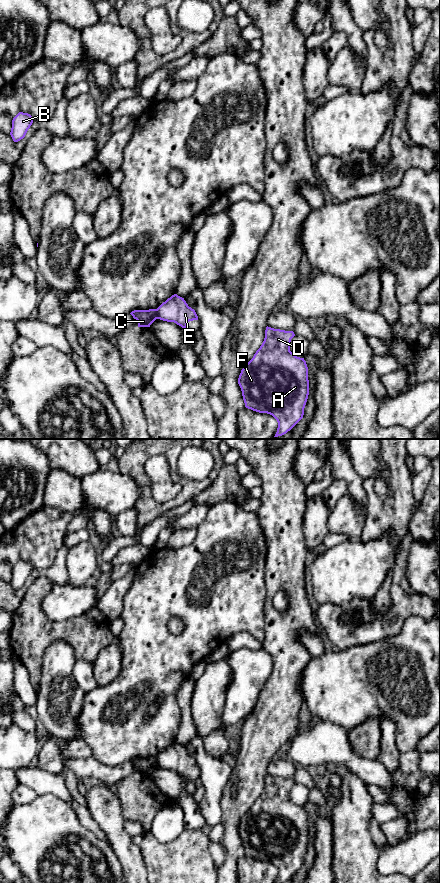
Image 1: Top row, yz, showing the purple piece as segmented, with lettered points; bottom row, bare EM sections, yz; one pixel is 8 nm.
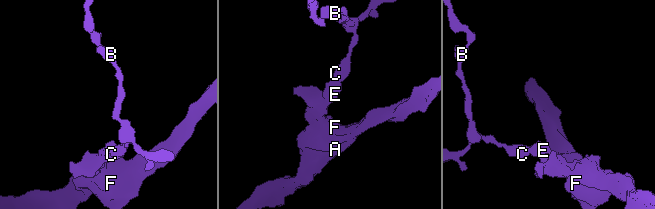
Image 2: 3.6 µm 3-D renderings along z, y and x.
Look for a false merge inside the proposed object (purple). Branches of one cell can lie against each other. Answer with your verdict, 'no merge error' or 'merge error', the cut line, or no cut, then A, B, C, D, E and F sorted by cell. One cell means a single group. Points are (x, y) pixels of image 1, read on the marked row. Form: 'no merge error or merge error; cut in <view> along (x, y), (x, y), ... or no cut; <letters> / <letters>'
merge error; cut in yz along (155, 309), (158, 318); A D E F / B C

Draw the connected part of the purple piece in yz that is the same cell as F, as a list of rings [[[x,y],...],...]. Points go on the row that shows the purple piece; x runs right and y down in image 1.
[[[266,327],[265,338],[253,358],[243,367],[238,378],[245,407],[272,415],[278,422],[274,437],[290,431],[304,415],[309,395],[308,367],[304,358],[290,351],[293,331]]]

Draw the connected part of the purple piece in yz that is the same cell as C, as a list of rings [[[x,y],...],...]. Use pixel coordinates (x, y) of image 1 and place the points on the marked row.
[[[156,309],[134,310],[130,313],[138,322],[138,327],[150,327],[158,319]]]

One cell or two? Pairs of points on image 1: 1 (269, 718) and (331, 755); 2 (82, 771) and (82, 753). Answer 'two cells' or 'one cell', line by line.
1: two cells
2: two cells

